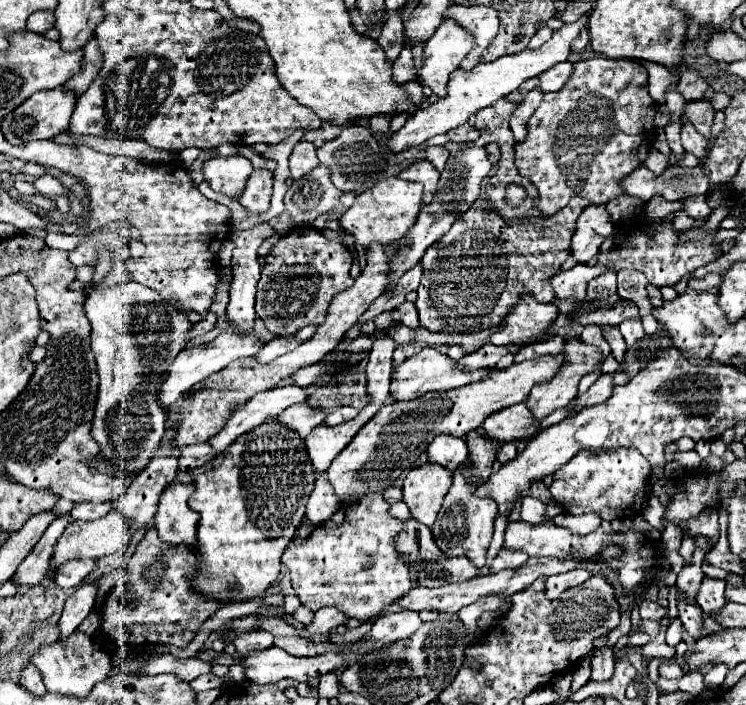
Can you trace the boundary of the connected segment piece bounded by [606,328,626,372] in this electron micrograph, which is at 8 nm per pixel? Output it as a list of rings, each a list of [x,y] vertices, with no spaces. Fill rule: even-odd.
[[[610,328],[610,336],[606,336],[606,340],[608,340],[608,344],[612,348],[612,354],[618,360],[620,372],[622,372],[622,362],[624,362],[624,354],[626,354],[626,342],[624,342],[620,330],[618,328]]]

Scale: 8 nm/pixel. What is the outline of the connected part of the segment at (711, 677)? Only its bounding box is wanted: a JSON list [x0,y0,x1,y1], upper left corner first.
[704,664,728,686]

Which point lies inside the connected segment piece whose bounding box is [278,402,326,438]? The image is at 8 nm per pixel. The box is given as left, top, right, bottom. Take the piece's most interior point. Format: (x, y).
(301, 417)

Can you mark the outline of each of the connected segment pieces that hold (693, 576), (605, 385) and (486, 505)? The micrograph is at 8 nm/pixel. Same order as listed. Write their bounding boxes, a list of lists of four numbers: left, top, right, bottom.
[[676,548,704,602],[574,374,614,412],[432,464,498,568]]

